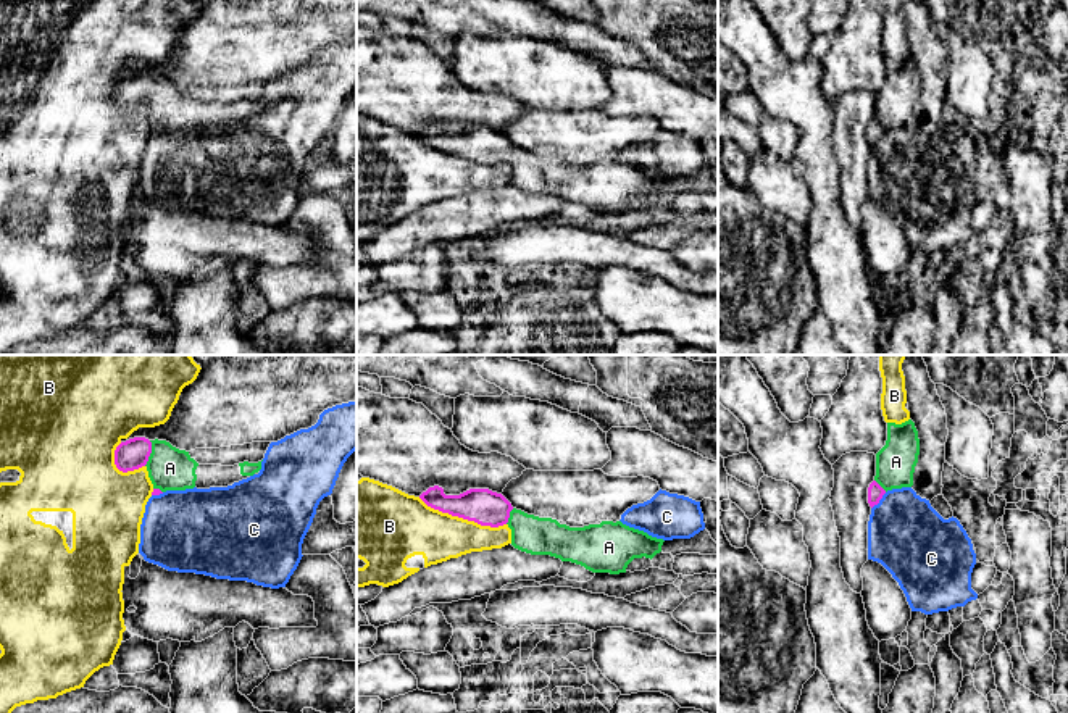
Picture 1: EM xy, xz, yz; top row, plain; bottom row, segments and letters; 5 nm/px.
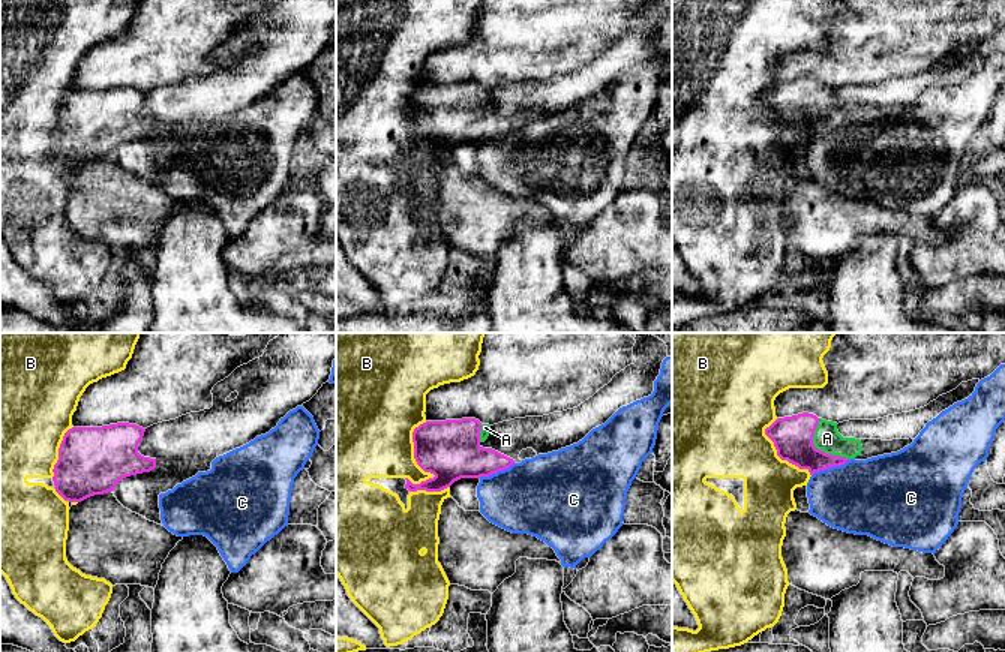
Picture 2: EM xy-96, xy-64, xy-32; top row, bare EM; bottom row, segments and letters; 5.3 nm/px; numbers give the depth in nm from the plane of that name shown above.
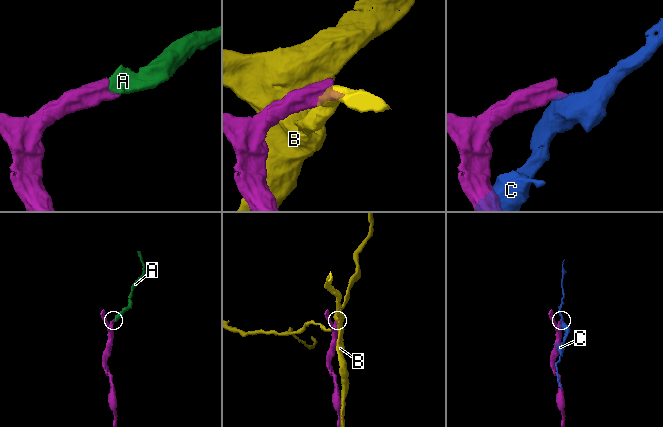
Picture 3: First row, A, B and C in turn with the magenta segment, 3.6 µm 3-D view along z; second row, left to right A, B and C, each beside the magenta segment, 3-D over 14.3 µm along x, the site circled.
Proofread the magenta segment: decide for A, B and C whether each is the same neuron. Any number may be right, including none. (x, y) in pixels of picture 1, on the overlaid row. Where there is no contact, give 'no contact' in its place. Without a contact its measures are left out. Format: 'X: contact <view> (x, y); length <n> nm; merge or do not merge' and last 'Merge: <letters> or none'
A: contact xy (150, 452); length 130 nm; merge
B: contact xz (462, 517); length 460 nm; do not merge
C: contact yz (880, 499); length 120 nm; do not merge
Merge: A

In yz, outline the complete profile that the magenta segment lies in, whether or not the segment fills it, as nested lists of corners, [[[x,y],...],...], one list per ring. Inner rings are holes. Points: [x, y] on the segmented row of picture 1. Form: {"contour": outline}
{"contour": [[[912,419],[887,423],[886,445],[876,453],[876,476],[868,487],[868,503],[873,508],[892,489],[912,487],[920,455],[920,439]]]}

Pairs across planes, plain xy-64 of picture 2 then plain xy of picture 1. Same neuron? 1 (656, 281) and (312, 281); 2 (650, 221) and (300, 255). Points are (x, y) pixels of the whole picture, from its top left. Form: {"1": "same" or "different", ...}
{"1": "different", "2": "different"}

